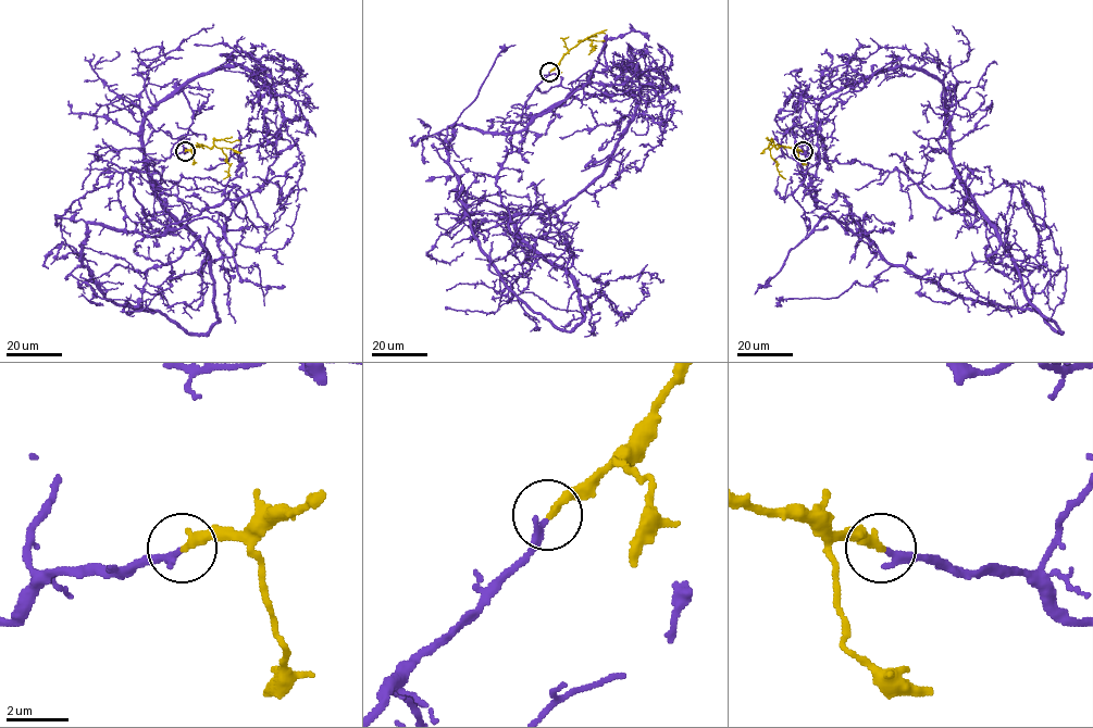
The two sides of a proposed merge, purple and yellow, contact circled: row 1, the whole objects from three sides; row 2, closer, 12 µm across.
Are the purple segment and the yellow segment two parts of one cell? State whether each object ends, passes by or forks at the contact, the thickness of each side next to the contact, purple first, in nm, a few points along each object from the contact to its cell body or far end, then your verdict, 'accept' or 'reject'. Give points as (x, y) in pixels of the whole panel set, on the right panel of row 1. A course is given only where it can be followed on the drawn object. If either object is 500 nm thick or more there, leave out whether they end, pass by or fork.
purple ends there; yellow ends there; 240 nm thick on the purple side, 300 nm on the other; purple runs (803, 151), (979, 211), (985, 256), (1032, 300), (954, 296), (824, 216), (771, 286); yellow runs (803, 151), (783, 146), (770, 149), (777, 170), (785, 178); accept

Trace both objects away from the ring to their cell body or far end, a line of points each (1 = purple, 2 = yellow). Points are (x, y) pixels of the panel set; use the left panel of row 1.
1: (185, 151), (129, 182), (199, 236), (141, 309), (92, 281), (86, 223), (208, 217), (243, 280), (284, 287)
2: (185, 151), (202, 146), (221, 148), (230, 166), (228, 176), (223, 178)

